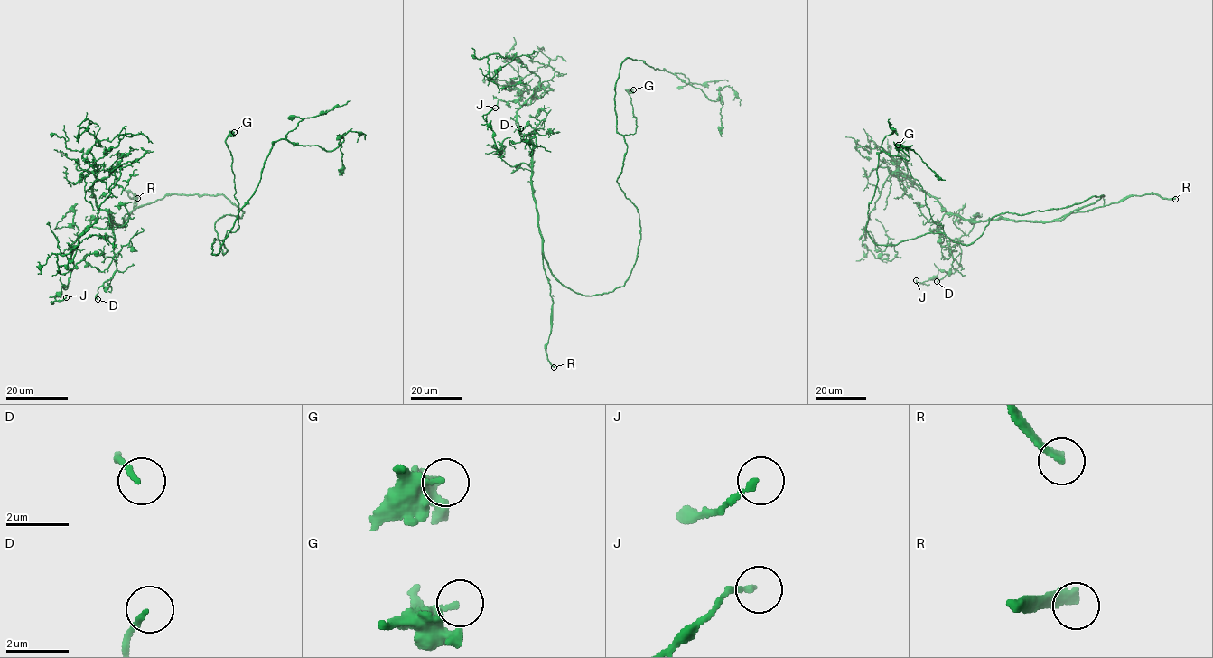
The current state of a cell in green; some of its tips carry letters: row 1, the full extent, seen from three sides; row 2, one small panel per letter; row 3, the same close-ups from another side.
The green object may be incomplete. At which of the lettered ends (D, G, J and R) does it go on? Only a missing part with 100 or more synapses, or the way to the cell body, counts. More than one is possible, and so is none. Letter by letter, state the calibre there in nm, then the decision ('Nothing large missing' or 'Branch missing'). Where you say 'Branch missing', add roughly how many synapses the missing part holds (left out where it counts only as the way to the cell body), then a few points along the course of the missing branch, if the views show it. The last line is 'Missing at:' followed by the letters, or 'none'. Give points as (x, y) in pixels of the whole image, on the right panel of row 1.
D: Thickness 180 nm. Nothing large missing
G: Thickness 300 nm. Nothing large missing
J: Thickness 180 nm. Nothing large missing
R: Thickness 300 nm. Branch missing. Course of what is missing: (1175, 199), (1181, 198), (1189, 205), (1197, 225), (1183, 235)
Missing at: R

